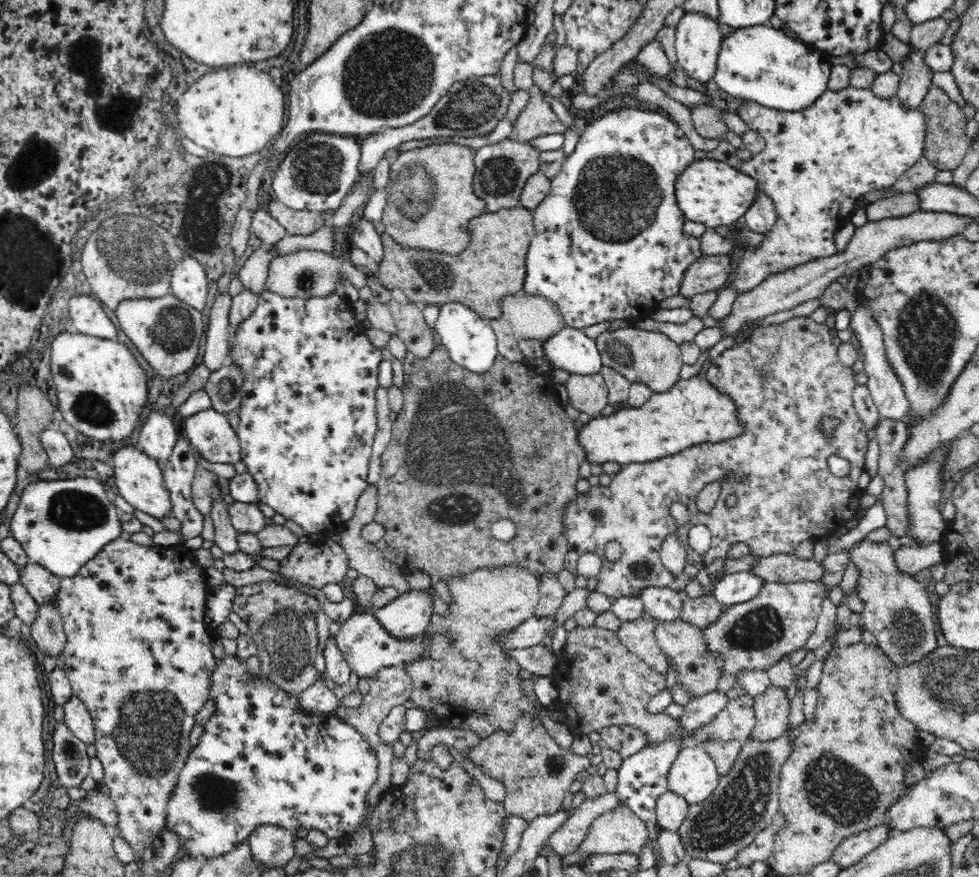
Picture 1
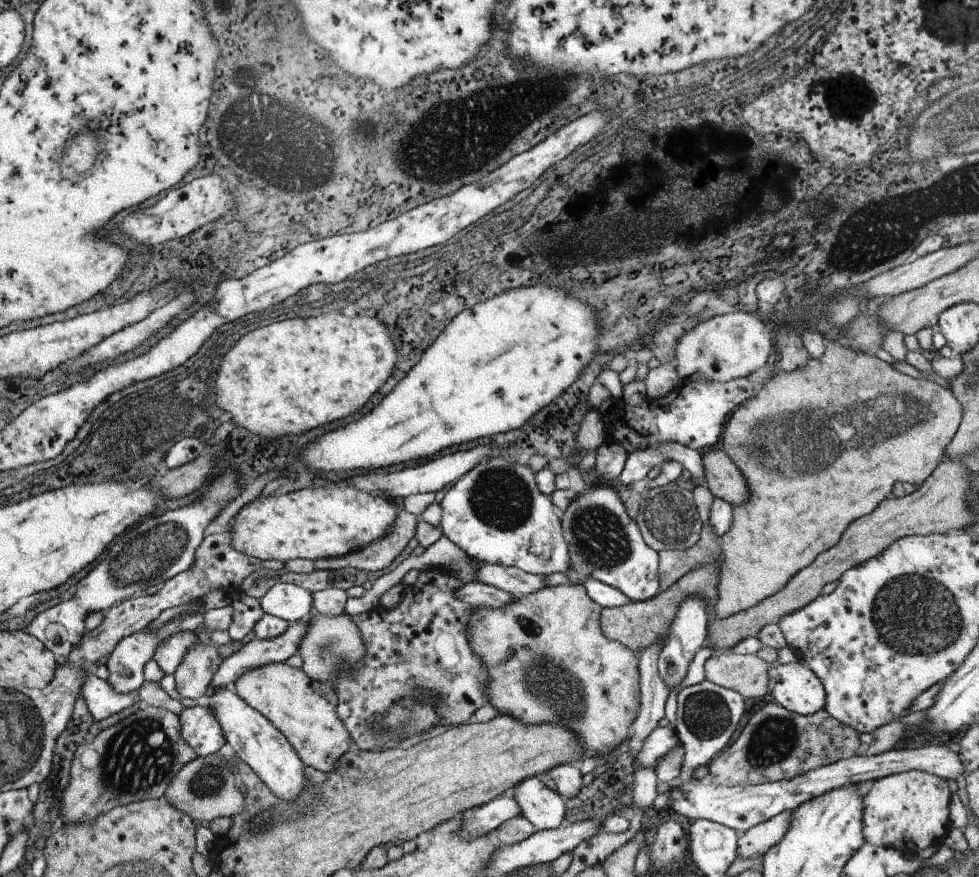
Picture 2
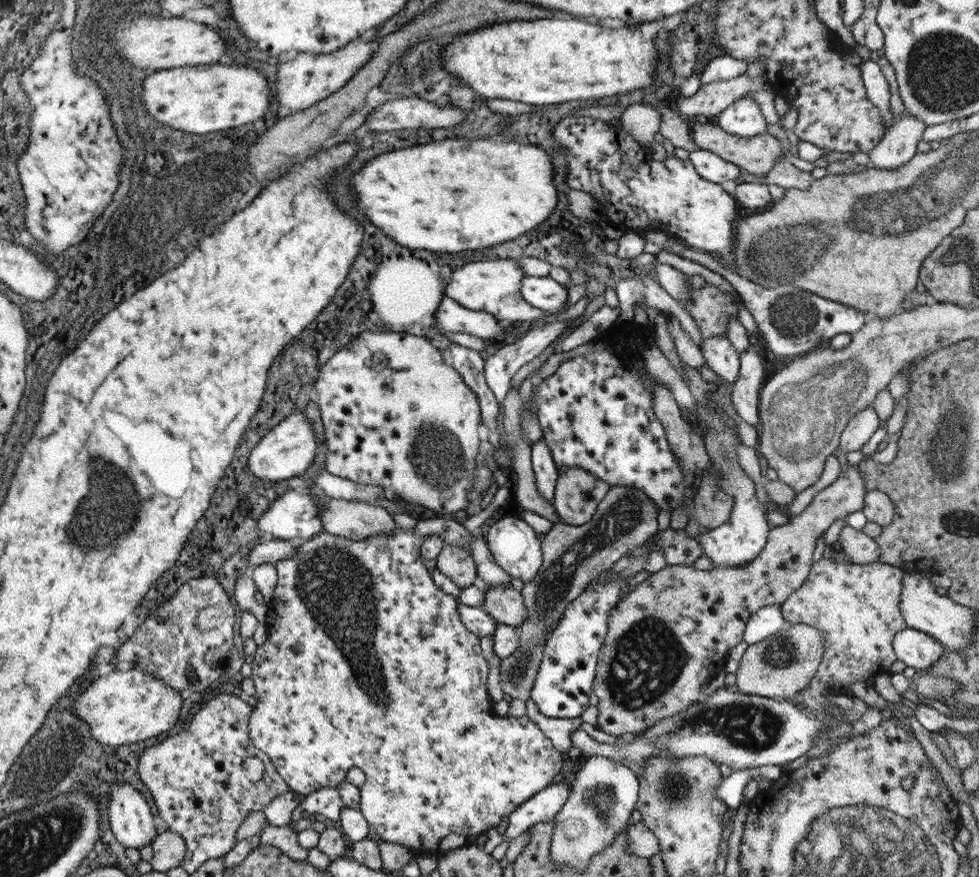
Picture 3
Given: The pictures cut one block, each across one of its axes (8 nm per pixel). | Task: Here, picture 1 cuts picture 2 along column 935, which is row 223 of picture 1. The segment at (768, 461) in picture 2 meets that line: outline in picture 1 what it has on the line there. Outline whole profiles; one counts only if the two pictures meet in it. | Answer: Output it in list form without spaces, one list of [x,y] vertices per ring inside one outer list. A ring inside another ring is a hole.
[[[454,142],[438,146],[428,144],[398,154],[396,160],[392,160],[390,184],[386,188],[390,204],[384,214],[386,234],[406,248],[434,250],[454,256],[462,254],[470,244],[466,224],[476,216],[484,216],[484,202],[472,190],[474,172],[474,150]]]

